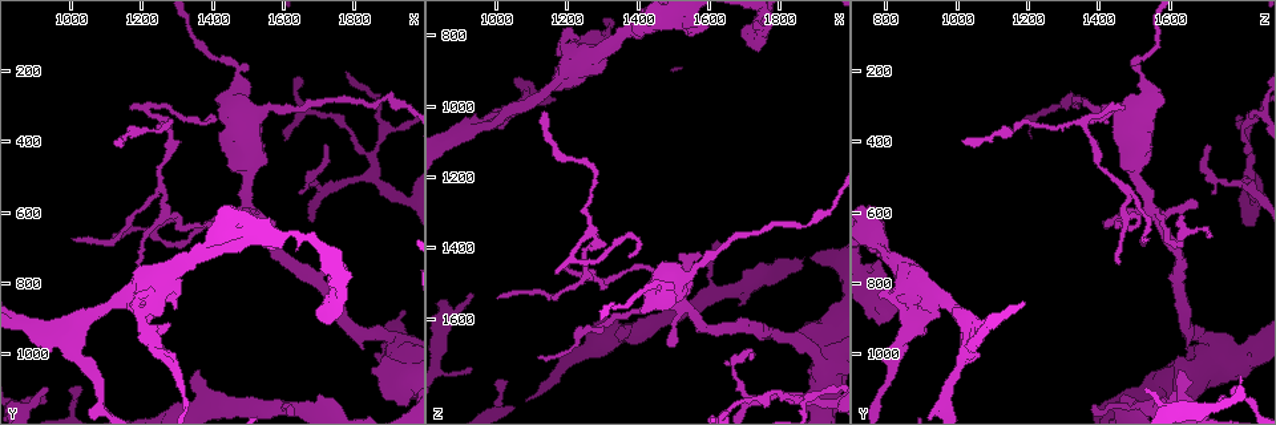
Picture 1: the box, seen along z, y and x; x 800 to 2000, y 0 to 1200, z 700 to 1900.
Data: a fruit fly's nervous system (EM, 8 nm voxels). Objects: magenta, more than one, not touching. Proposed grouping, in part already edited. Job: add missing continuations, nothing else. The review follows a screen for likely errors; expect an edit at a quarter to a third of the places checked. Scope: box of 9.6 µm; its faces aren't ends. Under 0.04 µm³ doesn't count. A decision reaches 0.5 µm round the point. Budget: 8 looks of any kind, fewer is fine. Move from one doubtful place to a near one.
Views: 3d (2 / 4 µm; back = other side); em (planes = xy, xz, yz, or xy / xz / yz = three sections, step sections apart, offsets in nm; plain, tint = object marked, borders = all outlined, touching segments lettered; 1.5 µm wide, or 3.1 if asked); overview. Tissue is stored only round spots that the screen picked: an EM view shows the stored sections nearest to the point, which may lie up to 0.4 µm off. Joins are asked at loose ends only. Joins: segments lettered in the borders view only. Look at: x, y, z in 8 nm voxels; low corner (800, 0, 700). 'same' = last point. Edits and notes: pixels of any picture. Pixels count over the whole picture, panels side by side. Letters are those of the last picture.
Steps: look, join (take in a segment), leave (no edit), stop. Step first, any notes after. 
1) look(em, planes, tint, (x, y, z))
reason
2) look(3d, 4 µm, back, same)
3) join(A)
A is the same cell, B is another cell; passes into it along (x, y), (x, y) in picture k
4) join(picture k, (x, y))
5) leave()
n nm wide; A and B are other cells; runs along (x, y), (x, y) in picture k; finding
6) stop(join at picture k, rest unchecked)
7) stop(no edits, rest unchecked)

look(em, yz, step 8, borders, (970, 910, 1060))

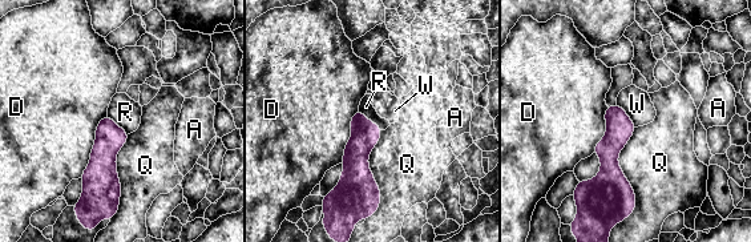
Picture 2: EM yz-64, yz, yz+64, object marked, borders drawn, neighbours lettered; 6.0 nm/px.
look(em, planes, borders, same)
cut it another way

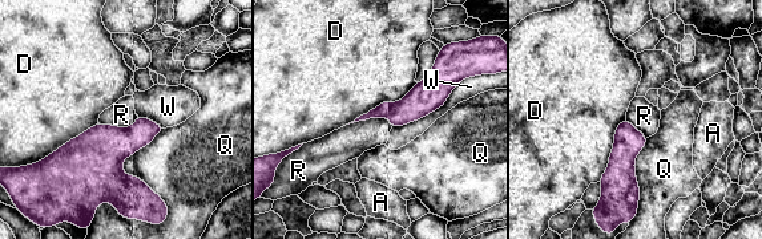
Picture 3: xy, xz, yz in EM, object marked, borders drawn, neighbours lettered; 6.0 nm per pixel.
leave()
140 nm wide; A, D, Q, R and W are other cells; border along (349, 125), (386, 117), (391, 128) in picture 3; none of them fits

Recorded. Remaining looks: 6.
look(em, yz, step 4, plain, (1750, 740, 780))
an open end

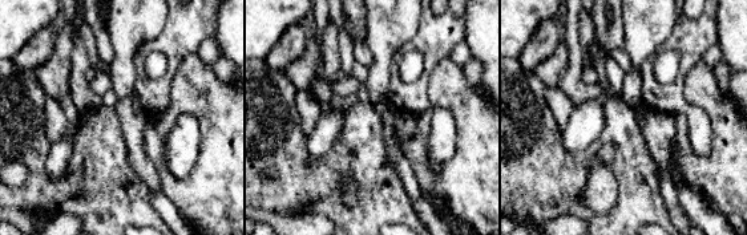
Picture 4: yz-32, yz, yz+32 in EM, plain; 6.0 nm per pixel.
look(em, yz, step 4, borders, same)
see the neighbours

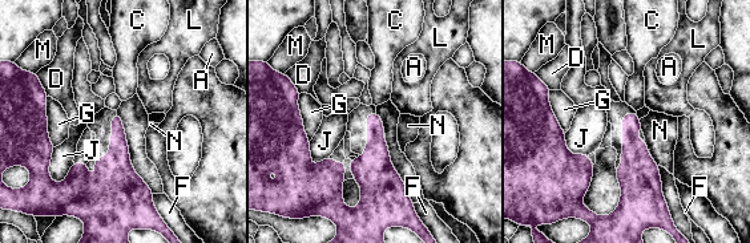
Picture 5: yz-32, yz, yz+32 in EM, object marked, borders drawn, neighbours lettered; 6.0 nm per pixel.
leave()
A, C, D, F, G, J, L, M and N are other cells; border along (644, 141), (648, 153), (657, 165) in picture 5; none of them fits

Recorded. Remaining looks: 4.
look(3d, 2 µm, back, (1160, 310, 1480))
an open end

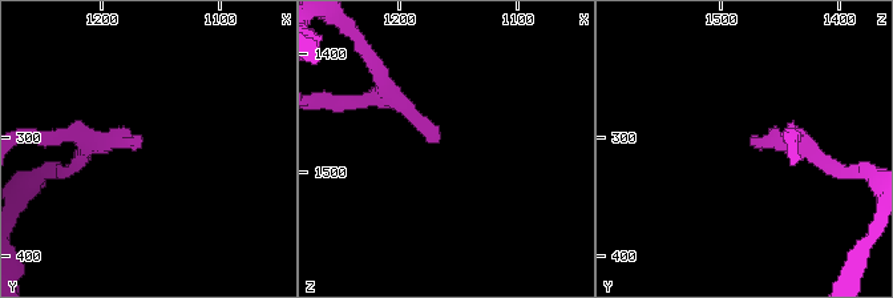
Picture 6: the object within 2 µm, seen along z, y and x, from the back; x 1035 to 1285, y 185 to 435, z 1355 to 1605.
look(em, planes, borders, (1168, 304, 1476))
need the tissue

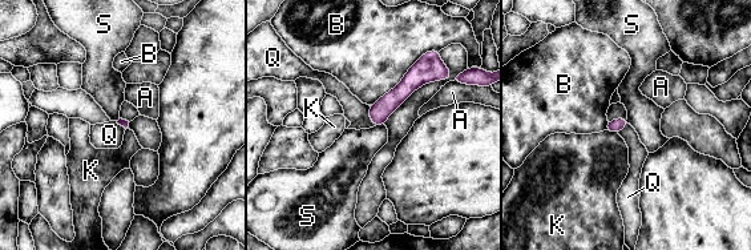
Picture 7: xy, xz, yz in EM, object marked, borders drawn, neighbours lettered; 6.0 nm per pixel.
leave()
A, B, K, Q and S are other cells; no lettered segment goes on from it

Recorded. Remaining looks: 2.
stop(no edits, rest unchecked)

